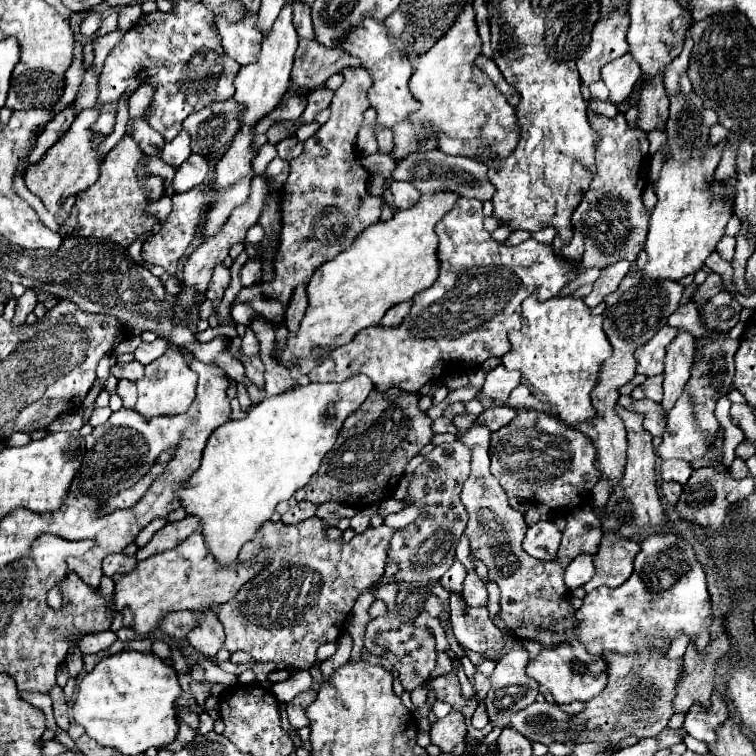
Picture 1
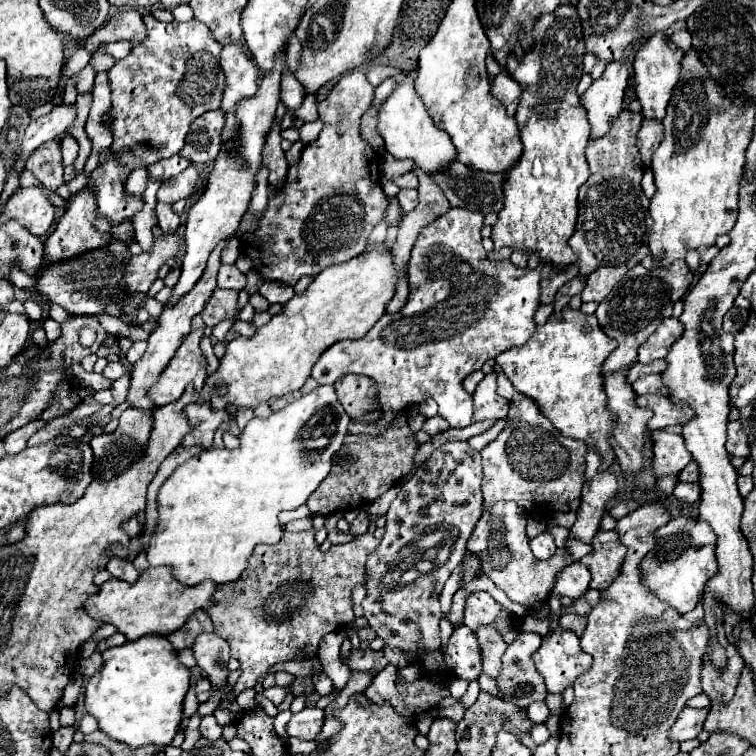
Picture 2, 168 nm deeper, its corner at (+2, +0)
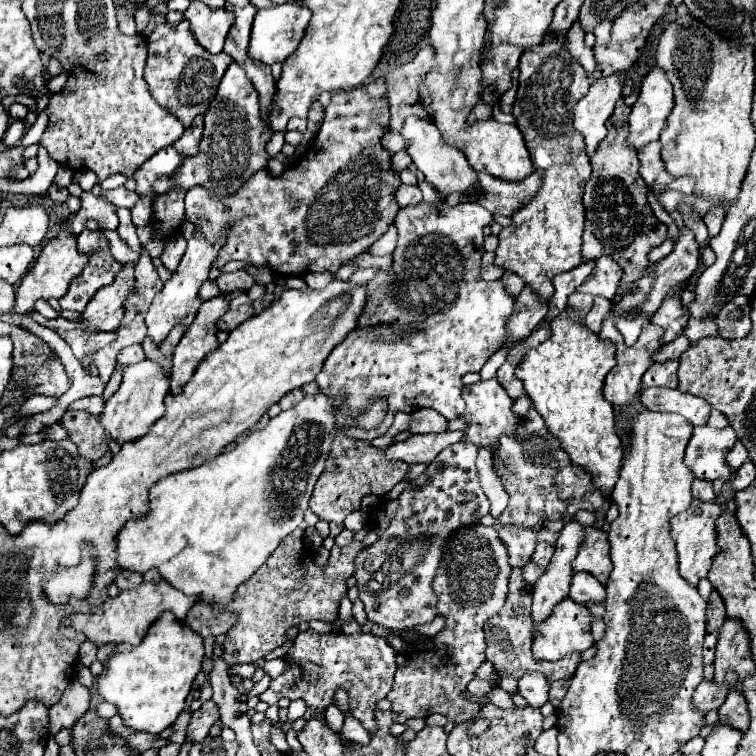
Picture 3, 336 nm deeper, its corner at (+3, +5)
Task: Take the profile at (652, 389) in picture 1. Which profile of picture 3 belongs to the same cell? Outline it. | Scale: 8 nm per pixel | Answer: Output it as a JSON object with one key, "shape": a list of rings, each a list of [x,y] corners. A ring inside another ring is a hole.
{"shape":[[[667,360],[663,364],[653,364],[647,374],[643,376],[641,388],[647,390],[651,386],[665,386],[665,388],[677,388],[677,366],[679,360]]]}

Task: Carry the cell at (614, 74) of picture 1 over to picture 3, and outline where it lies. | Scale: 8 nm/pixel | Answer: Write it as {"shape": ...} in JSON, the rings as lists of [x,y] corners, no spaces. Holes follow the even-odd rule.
{"shape":[[[613,74],[593,82],[589,92],[575,104],[573,128],[579,134],[583,134],[587,156],[593,156],[597,150],[597,144],[607,136],[605,122],[613,114],[615,102],[619,98],[621,98],[621,82]]]}

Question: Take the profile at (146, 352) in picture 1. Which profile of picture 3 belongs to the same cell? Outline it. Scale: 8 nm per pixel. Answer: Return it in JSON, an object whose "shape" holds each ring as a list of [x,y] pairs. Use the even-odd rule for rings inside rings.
{"shape":[[[135,344],[135,346],[129,346],[129,348],[123,348],[121,352],[119,352],[119,356],[117,356],[117,364],[115,364],[115,368],[127,368],[127,366],[131,366],[131,364],[137,364],[137,362],[141,362],[145,358],[145,354],[143,354],[143,346],[141,344]]]}

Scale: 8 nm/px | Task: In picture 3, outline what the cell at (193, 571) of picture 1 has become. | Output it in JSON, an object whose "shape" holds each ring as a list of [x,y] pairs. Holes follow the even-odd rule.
{"shape":[[[161,580],[161,584],[143,582],[135,590],[121,592],[117,598],[109,598],[107,604],[95,608],[93,614],[73,614],[73,616],[65,618],[65,624],[75,628],[77,632],[85,634],[87,640],[91,640],[95,646],[103,646],[103,644],[111,644],[111,642],[113,644],[129,642],[129,644],[137,646],[143,640],[143,636],[147,634],[149,626],[163,612],[173,612],[179,620],[183,620],[193,604],[195,604],[195,596],[185,596],[183,592],[175,590],[173,586],[169,586],[163,580]]]}

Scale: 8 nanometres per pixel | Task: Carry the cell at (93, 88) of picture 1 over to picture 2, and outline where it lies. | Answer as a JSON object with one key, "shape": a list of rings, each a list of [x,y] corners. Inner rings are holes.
{"shape":[[[62,105],[62,107],[54,107],[52,113],[40,117],[38,121],[30,123],[24,137],[22,137],[20,147],[16,149],[18,173],[24,169],[24,163],[26,163],[28,155],[36,147],[40,147],[46,141],[52,141],[56,135],[64,133],[74,123],[74,117],[76,117],[76,105]]]}

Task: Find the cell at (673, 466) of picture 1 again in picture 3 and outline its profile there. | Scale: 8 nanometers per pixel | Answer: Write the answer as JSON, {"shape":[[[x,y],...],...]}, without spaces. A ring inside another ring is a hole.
{"shape":[[[699,426],[685,450],[685,464],[695,478],[701,480],[731,480],[731,468],[725,462],[725,452],[733,448],[737,434],[727,426],[723,430],[711,426]]]}

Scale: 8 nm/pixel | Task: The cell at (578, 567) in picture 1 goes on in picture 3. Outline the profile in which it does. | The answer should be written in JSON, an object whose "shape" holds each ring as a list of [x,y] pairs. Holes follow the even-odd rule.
{"shape":[[[579,572],[573,576],[571,582],[571,592],[569,596],[575,602],[603,602],[605,600],[605,586],[599,584],[599,580],[595,580],[591,574],[587,572]]]}

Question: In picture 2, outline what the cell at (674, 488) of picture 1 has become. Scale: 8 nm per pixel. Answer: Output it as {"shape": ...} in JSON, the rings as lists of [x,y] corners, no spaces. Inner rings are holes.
{"shape":[[[676,483],[674,497],[686,503],[694,503],[700,499],[700,485],[698,483]]]}

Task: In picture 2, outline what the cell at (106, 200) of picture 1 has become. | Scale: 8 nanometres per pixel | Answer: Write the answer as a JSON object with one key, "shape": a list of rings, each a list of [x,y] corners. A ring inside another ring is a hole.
{"shape":[[[84,187],[80,193],[72,195],[70,201],[68,201],[68,209],[66,213],[58,219],[56,223],[56,229],[48,235],[46,239],[46,263],[48,261],[64,261],[64,259],[70,259],[70,257],[76,257],[84,251],[90,251],[90,249],[98,249],[102,245],[108,245],[110,241],[124,241],[124,243],[132,243],[132,235],[134,235],[134,229],[128,221],[112,227],[108,233],[100,233],[94,225],[94,219],[100,217],[100,211],[96,211],[96,193],[90,191],[88,187]]]}

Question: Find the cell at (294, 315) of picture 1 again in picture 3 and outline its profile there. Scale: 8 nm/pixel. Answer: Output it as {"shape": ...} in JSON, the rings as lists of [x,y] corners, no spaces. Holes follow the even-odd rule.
{"shape":[[[309,272],[309,274],[305,274],[305,282],[309,284],[309,288],[325,288],[331,280],[333,280],[331,272],[321,272],[321,274]]]}

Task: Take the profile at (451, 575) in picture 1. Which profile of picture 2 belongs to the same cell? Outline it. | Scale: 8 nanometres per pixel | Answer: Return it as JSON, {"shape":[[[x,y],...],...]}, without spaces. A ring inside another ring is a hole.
{"shape":[[[466,625],[456,627],[444,653],[444,661],[448,669],[466,681],[478,679],[482,671],[480,647],[472,635],[474,631],[470,631]]]}

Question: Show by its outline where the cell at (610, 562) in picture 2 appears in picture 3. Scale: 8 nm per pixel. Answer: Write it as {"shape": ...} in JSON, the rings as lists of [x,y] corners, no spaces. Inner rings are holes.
{"shape":[[[593,526],[585,528],[583,548],[579,548],[579,556],[575,556],[575,560],[571,562],[571,568],[573,568],[573,574],[589,572],[601,584],[607,584],[613,564],[609,558],[609,540],[603,530],[597,530]]]}

